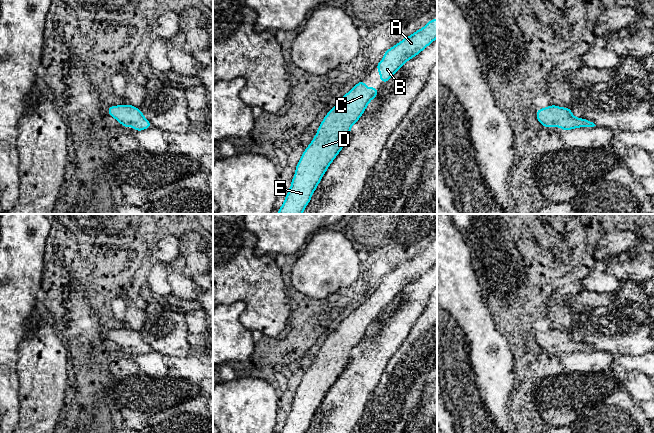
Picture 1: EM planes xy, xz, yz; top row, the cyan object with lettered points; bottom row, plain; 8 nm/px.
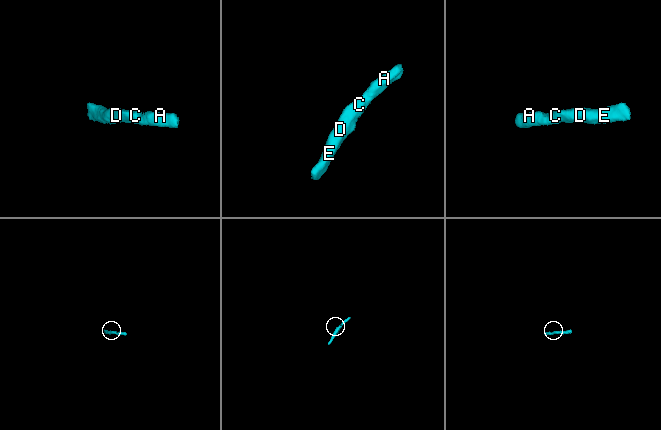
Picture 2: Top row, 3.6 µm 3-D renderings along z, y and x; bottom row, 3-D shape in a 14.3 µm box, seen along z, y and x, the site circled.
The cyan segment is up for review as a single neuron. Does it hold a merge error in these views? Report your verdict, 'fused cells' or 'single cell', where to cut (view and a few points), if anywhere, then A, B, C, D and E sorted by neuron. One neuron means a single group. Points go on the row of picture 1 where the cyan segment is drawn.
single cell; no cut; A B C D E

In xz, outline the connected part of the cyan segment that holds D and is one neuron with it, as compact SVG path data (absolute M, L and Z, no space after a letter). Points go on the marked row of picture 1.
M364 81L358 82L327 113L296 166L291 187L278 214L303 213L322 176L348 141L352 125L377 94L374 86L367 88Z

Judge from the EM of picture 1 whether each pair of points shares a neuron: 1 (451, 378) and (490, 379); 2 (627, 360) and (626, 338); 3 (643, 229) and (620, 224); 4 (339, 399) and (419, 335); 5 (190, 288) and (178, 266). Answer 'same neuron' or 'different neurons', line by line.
1: different neurons
2: different neurons
3: same neuron
4: different neurons
5: same neuron

